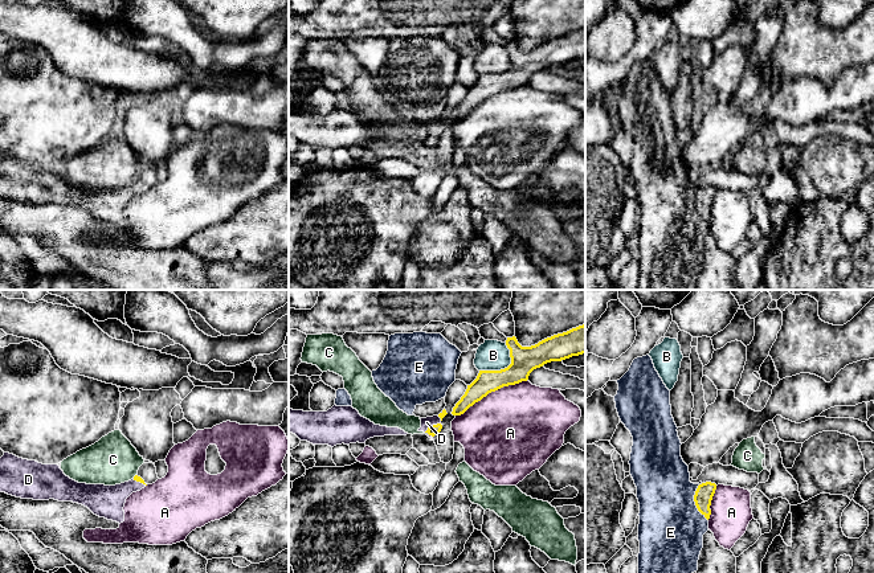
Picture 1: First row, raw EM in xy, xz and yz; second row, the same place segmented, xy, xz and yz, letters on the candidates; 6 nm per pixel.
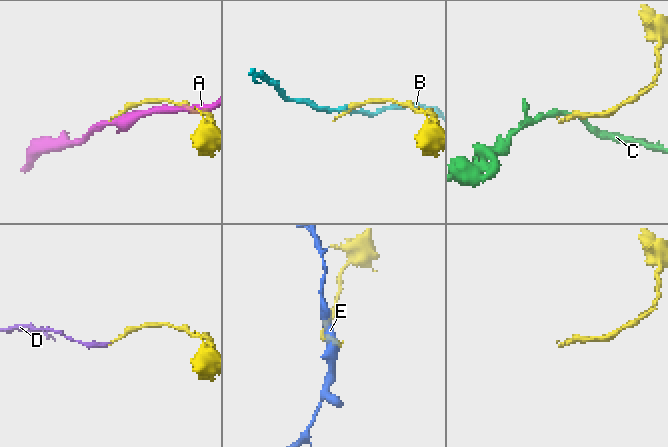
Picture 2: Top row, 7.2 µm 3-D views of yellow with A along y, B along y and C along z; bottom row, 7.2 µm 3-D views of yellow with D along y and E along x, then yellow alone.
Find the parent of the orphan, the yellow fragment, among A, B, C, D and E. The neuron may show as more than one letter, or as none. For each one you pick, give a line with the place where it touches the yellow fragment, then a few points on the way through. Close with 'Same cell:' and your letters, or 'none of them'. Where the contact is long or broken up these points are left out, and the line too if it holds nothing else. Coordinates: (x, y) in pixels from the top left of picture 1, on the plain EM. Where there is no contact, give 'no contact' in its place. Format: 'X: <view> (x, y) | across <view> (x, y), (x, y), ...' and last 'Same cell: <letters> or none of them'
D: xz (432, 130) | across xz (435, 132), (432, 130), (427, 126)
Same cell: D

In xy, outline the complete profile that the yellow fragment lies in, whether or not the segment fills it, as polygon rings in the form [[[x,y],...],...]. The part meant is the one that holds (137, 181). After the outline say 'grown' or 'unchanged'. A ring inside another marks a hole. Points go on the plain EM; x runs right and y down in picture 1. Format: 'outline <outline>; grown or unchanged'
outline [[[9,156],[0,161],[0,196],[21,202],[78,206],[119,228],[124,225],[126,202],[144,191],[138,179],[115,189],[86,188],[66,180],[58,168],[42,168]]]; grown

